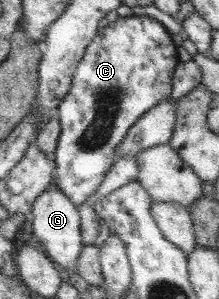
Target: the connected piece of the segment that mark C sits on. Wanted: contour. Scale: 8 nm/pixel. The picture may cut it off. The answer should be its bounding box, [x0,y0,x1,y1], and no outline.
[56,17,179,205]

